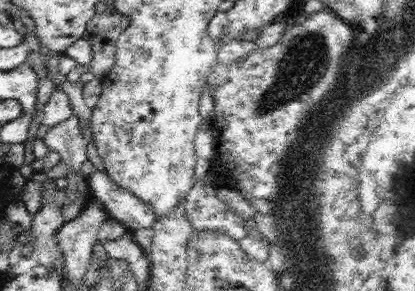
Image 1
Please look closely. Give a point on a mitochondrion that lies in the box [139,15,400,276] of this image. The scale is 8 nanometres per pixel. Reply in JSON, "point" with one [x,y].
{"point":[304,61]}

